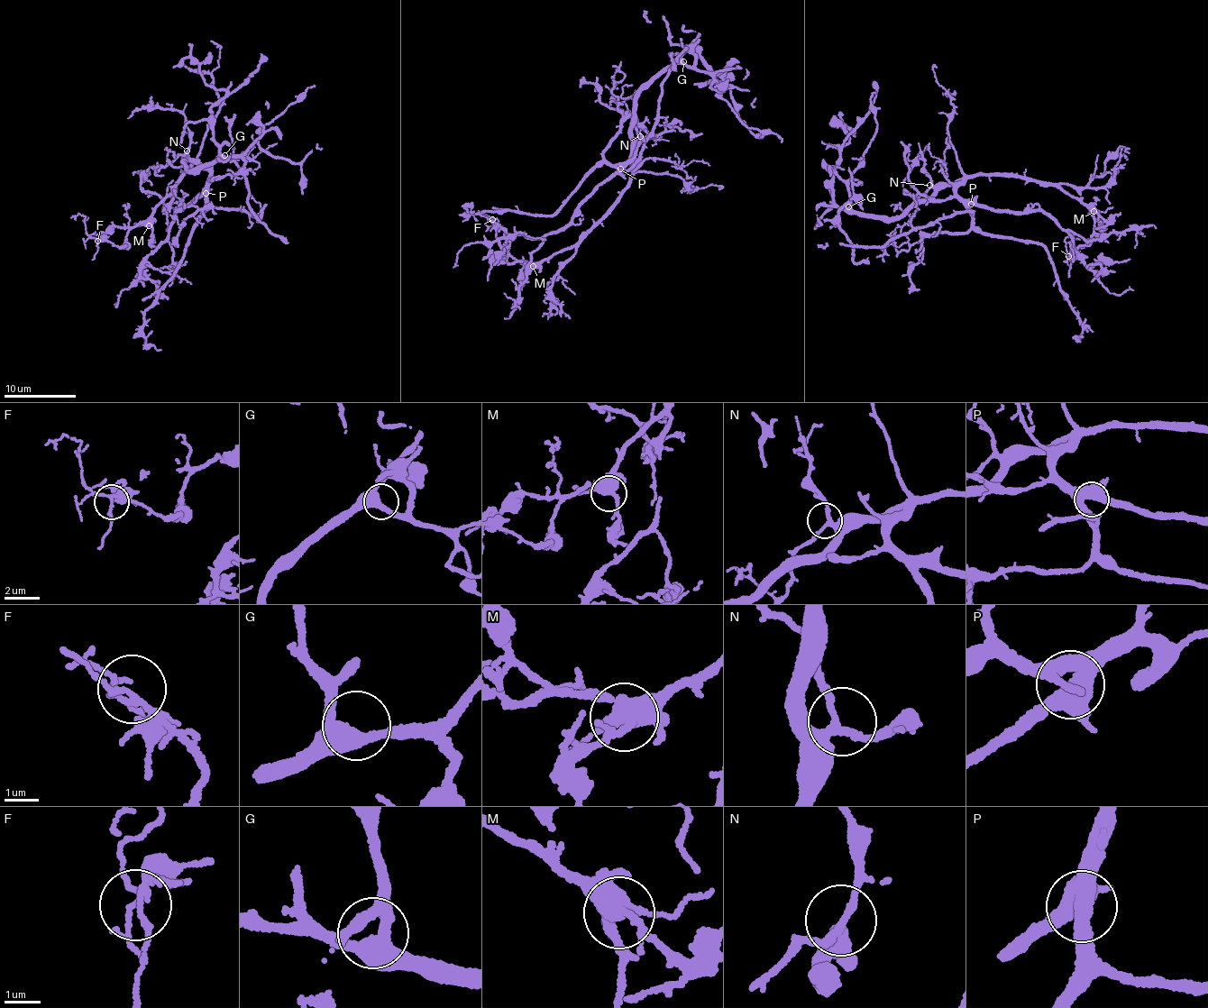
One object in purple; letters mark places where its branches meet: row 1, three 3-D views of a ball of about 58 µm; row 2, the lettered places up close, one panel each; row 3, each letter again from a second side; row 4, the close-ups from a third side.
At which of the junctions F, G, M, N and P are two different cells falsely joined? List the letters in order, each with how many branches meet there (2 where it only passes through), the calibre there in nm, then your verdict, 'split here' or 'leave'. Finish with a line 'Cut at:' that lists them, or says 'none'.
F: branches 3; calibre 130 nm; leave
G: branches 3; calibre 400 nm; leave
M: branches 5; calibre 420 nm; leave
N: branches 3; calibre 260 nm; leave
P: branches 5; calibre 500 nm; leave
Cut at: none

